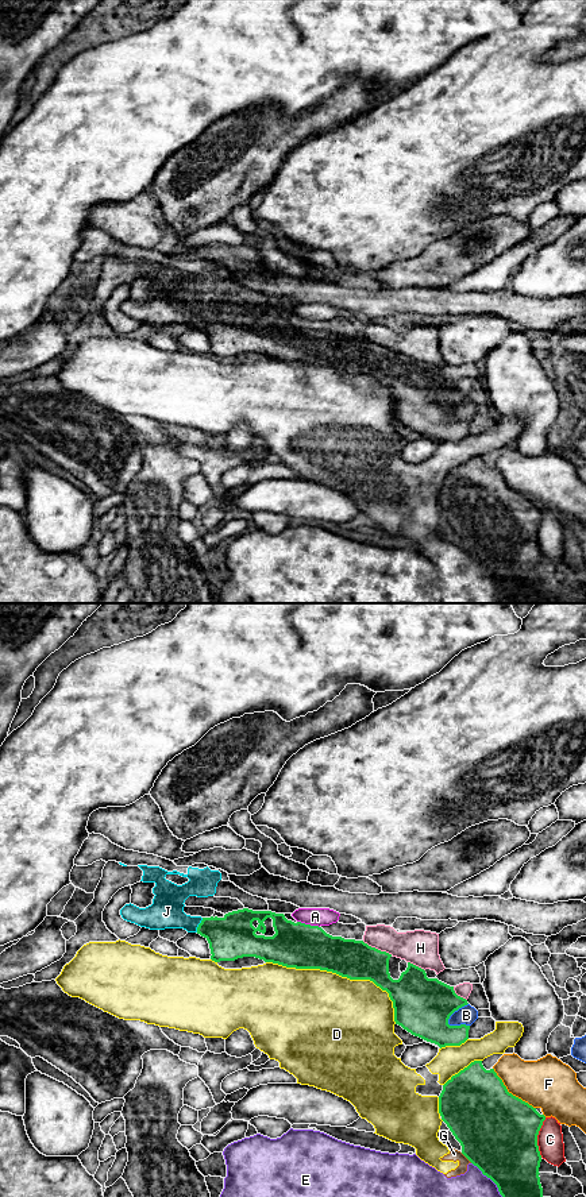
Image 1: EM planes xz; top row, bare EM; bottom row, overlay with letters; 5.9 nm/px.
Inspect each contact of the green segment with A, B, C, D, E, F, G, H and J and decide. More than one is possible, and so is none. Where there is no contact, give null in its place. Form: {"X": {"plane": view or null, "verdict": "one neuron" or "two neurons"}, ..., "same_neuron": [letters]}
{"A": {"plane": "xz", "verdict": "two neurons"}, "B": {"plane": "xz", "verdict": "two neurons"}, "C": {"plane": "xz", "verdict": "two neurons"}, "D": {"plane": "xz", "verdict": "two neurons"}, "E": {"plane": "xz", "verdict": "two neurons"}, "F": {"plane": "xz", "verdict": "two neurons"}, "G": {"plane": "xz", "verdict": "two neurons"}, "H": {"plane": "xz", "verdict": "two neurons"}, "J": {"plane": "xz", "verdict": "one neuron"}, "same_neuron": ["J"]}

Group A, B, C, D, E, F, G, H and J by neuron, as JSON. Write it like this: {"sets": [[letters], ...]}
{"sets": [["A"], ["B"], ["C"], ["D"], ["E", "G"], ["F"], ["H"], ["J"]]}

